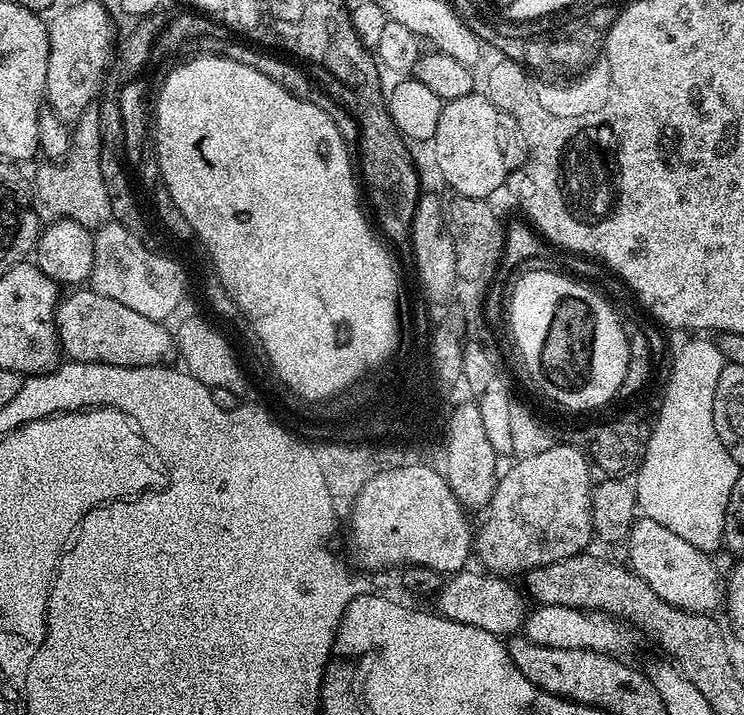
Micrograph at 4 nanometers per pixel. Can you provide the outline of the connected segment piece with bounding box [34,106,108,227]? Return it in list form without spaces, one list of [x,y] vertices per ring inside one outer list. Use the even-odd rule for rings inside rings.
[[[99,107],[85,110],[71,129],[72,147],[67,156],[62,162],[44,162],[36,172],[36,180],[34,176],[34,196],[39,207],[45,213],[53,212],[53,217],[73,220],[82,227],[96,224],[108,215],[108,199],[104,195],[103,181],[100,180],[100,168],[97,168],[100,161],[99,116]]]

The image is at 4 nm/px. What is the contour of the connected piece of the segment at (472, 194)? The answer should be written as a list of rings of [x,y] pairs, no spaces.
[[[474,90],[466,98],[447,101],[442,118],[438,118],[435,144],[439,169],[447,177],[447,187],[455,195],[474,199],[492,198],[499,188],[505,187],[510,175],[510,163],[504,157],[500,119],[500,109],[495,108],[487,95],[479,91]]]

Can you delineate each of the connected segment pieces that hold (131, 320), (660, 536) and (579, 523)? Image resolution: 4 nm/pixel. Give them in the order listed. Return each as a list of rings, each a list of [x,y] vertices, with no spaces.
[[[72,290],[56,306],[56,329],[60,335],[60,347],[68,360],[78,362],[102,362],[110,366],[168,366],[177,359],[178,349],[173,329],[167,323],[151,320],[137,310],[130,310],[103,294],[91,290]]]
[[[642,516],[632,524],[631,530],[628,532],[626,541],[626,549],[628,548],[628,561],[631,571],[636,576],[641,577],[648,586],[660,598],[676,608],[686,609],[688,612],[698,612],[701,614],[710,614],[714,612],[719,605],[723,605],[726,592],[722,576],[719,576],[715,566],[712,564],[712,558],[697,547],[691,546],[690,542],[686,542],[684,538],[678,534],[671,533],[666,526],[661,526],[654,519]]]
[[[553,443],[552,447],[542,450],[542,454],[521,456],[508,473],[501,475],[487,508],[483,509],[484,525],[474,536],[474,556],[480,559],[489,573],[499,577],[515,578],[531,568],[546,566],[562,558],[579,556],[588,543],[593,543],[592,531],[592,480],[593,469],[583,451],[572,444]]]

